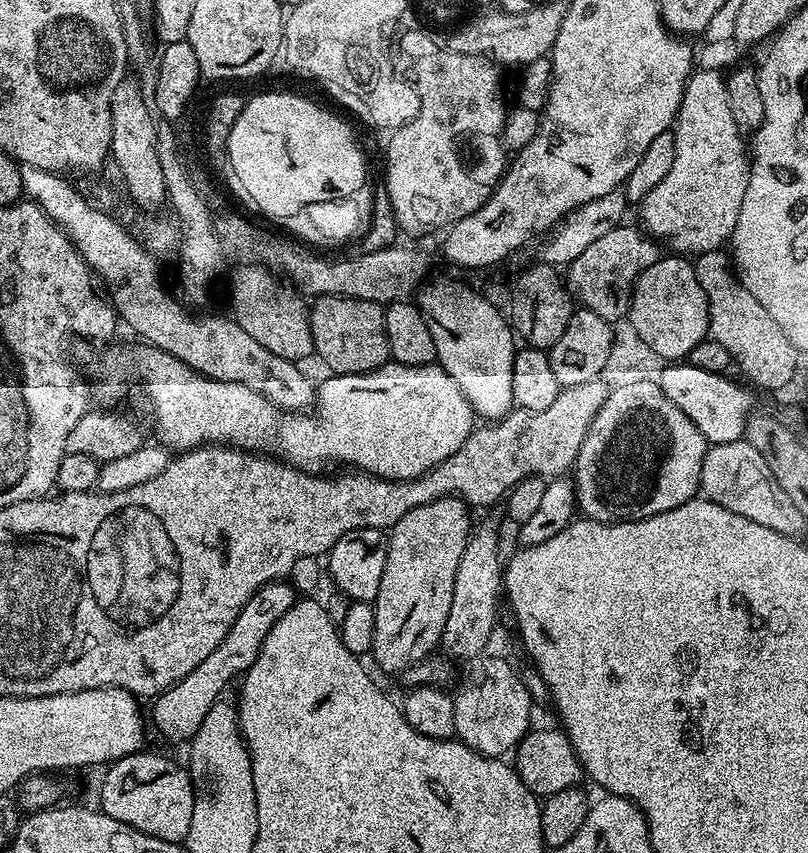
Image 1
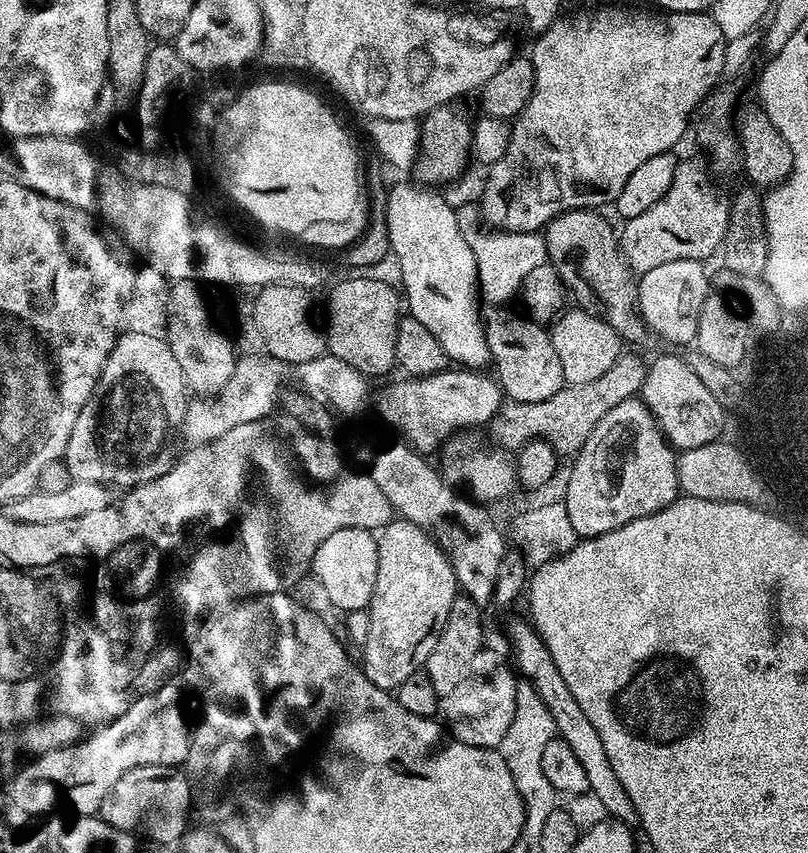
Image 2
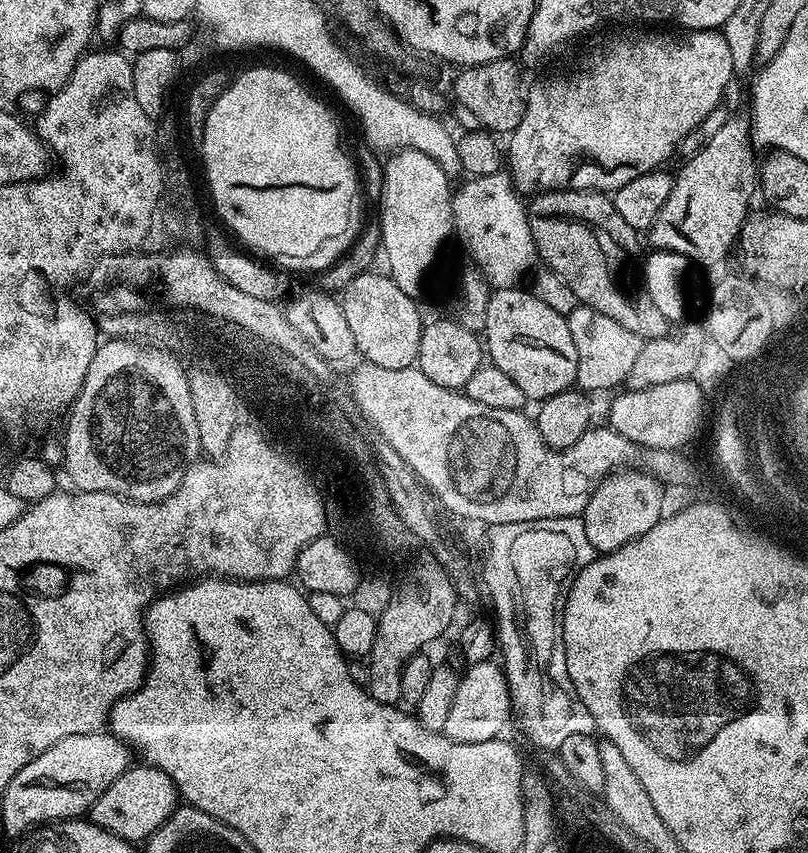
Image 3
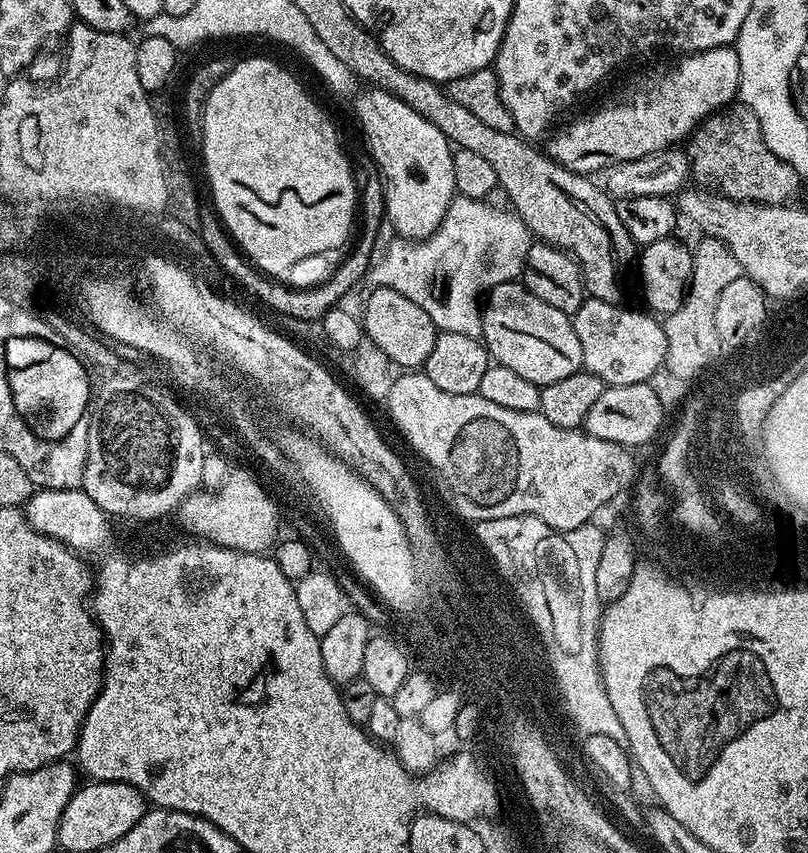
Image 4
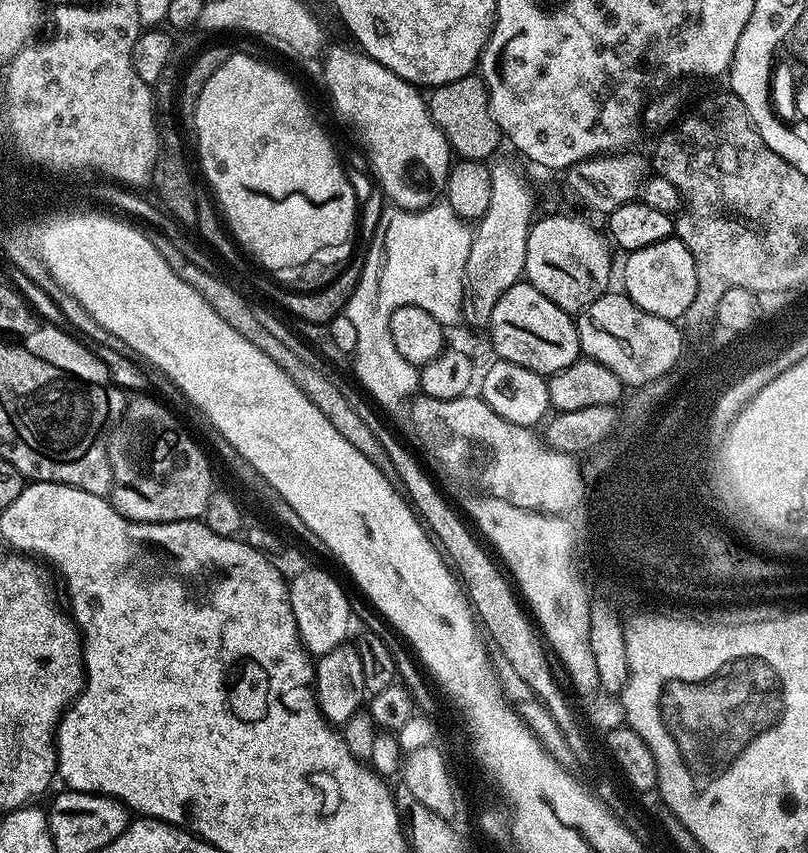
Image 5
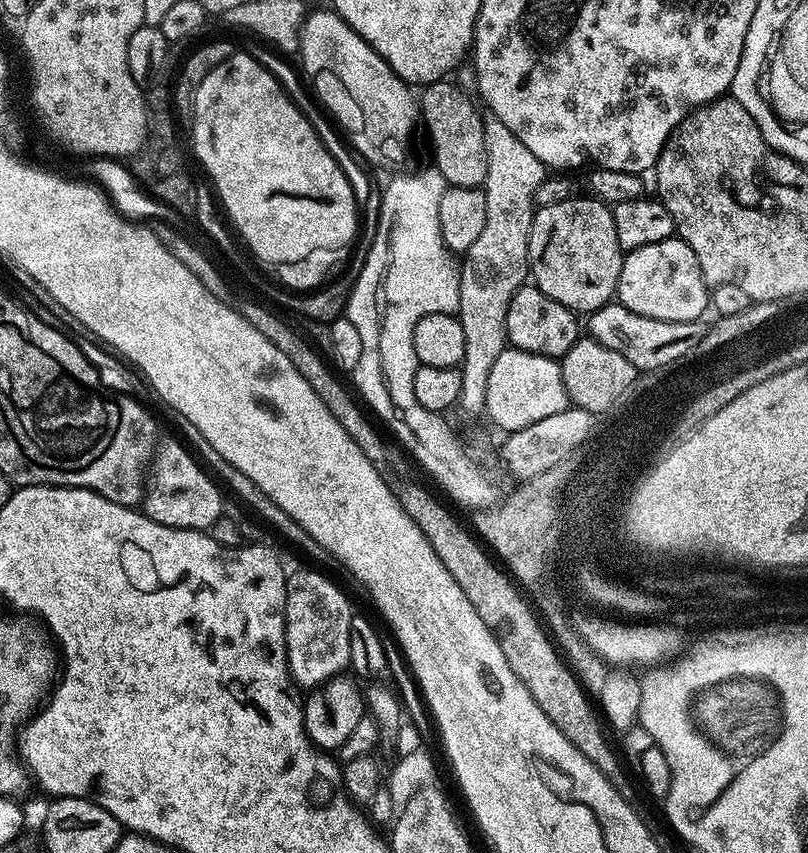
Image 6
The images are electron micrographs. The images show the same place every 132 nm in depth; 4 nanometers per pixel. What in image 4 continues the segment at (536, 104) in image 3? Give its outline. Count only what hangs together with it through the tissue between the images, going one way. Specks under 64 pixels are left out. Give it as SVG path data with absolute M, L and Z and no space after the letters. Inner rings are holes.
M735 47L680 54L673 60L676 61L669 68L642 77L625 94L624 100L566 125L561 132L553 131L552 141L546 147L547 155L572 172L600 174L614 164L630 162L687 141L710 113L727 108L737 99L740 63Z

